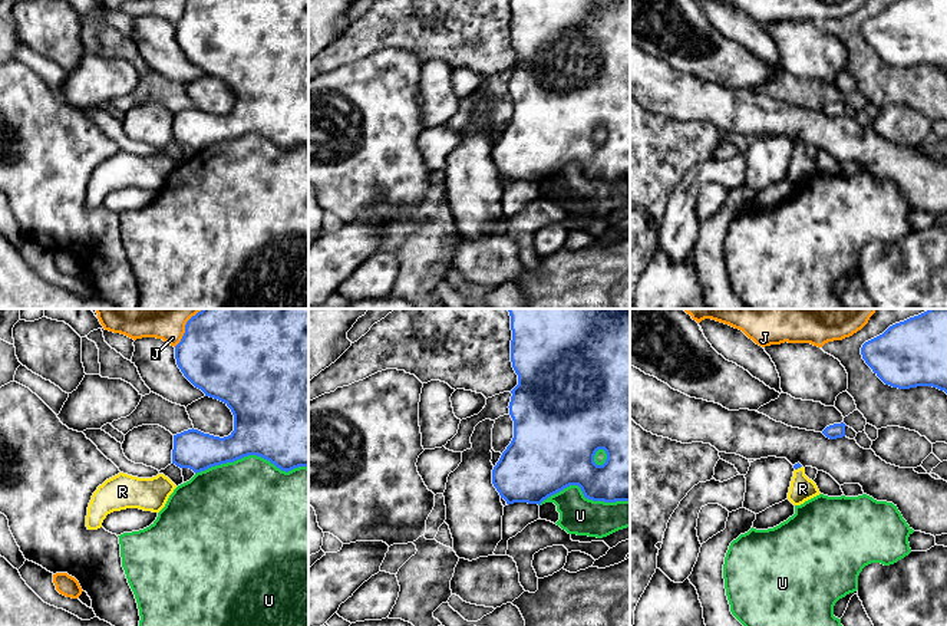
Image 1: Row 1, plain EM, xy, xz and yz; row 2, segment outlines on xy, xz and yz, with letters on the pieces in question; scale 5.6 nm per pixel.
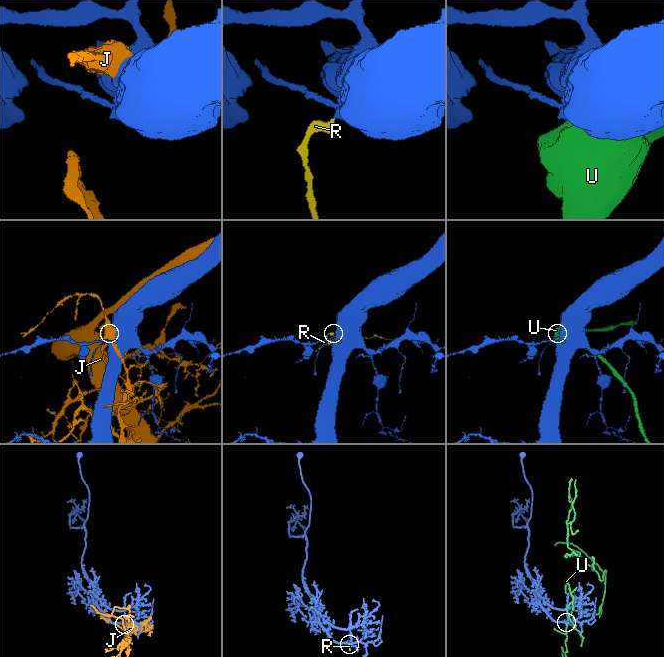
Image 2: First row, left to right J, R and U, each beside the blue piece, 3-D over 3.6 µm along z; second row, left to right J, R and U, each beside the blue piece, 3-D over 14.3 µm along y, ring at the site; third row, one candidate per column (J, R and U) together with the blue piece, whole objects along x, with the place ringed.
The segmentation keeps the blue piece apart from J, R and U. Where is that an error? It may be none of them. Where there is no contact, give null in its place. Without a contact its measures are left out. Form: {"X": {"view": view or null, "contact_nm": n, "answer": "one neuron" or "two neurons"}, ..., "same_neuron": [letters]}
{"J": {"view": "xy", "contact_nm": 160, "answer": "two neurons"}, "R": {"view": "yz", "contact_nm": 50, "answer": "one neuron"}, "U": {"view": "xy", "contact_nm": 650, "answer": "two neurons"}, "same_neuron": ["R"]}

